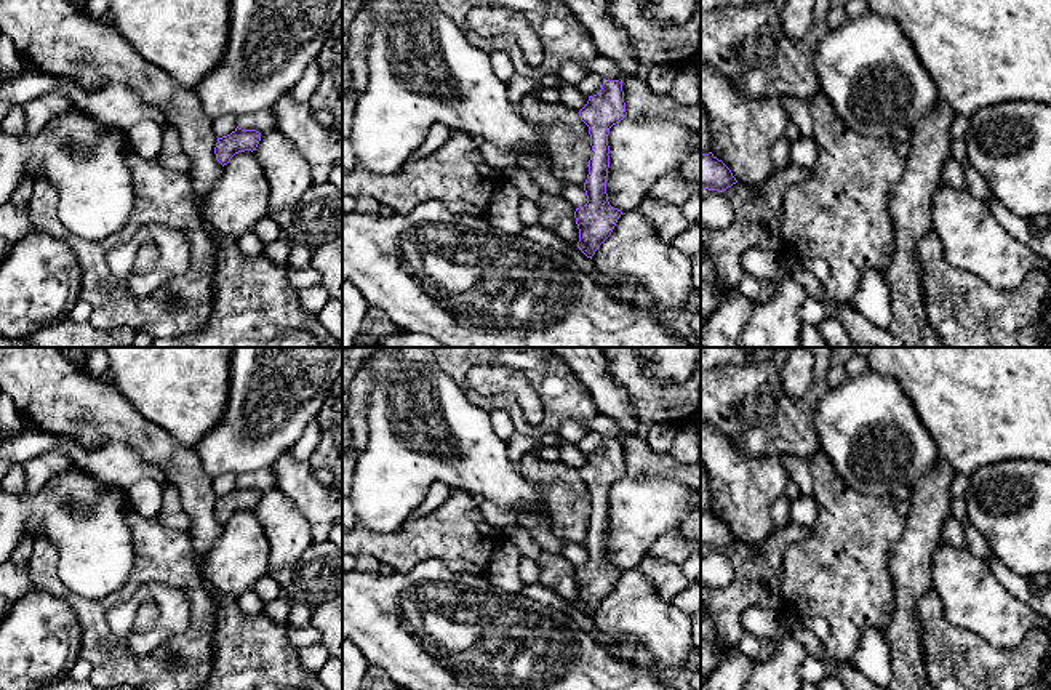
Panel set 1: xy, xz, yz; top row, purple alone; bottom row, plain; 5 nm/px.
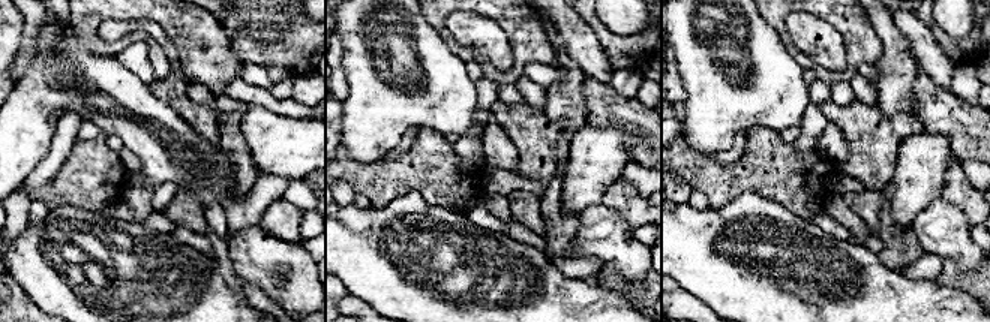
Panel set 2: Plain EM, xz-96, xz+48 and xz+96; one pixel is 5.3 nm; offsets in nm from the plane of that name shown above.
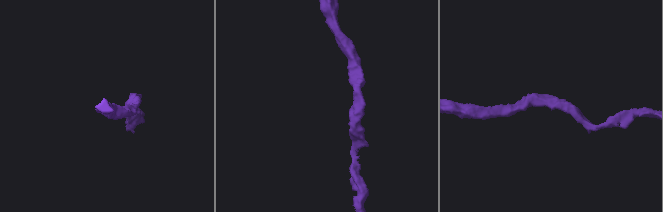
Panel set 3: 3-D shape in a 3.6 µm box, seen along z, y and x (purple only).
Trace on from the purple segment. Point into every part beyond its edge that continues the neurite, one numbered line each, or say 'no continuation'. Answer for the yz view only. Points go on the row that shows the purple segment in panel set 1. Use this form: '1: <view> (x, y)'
no continuation

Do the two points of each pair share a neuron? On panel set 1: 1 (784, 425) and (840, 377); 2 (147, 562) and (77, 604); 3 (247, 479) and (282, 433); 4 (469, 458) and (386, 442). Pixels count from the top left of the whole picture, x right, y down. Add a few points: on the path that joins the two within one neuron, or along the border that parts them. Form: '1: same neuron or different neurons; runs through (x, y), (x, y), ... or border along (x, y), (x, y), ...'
1: different neurons; border along (832, 365), (827, 375), (827, 388)
2: same neuron; runs through (135, 581), (114, 604), (96, 605)
3: different neurons; border along (269, 466), (259, 471), (245, 471), (239, 477)
4: same neuron; runs through (448, 461), (440, 463), (435, 458), (407, 450)

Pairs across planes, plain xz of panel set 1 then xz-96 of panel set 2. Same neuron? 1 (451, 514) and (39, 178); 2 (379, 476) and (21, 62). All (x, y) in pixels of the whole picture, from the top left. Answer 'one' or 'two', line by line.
1: two
2: two

